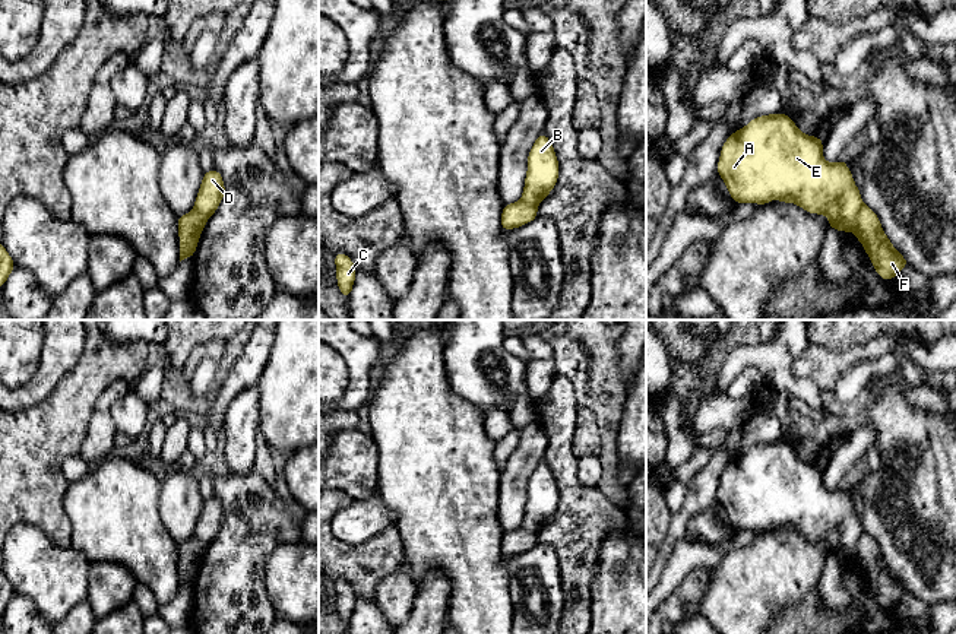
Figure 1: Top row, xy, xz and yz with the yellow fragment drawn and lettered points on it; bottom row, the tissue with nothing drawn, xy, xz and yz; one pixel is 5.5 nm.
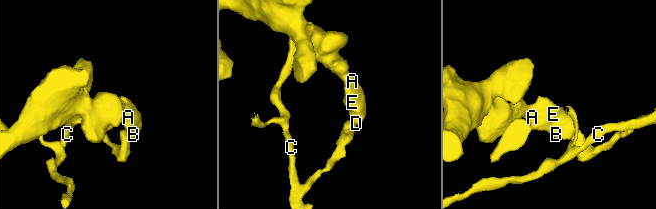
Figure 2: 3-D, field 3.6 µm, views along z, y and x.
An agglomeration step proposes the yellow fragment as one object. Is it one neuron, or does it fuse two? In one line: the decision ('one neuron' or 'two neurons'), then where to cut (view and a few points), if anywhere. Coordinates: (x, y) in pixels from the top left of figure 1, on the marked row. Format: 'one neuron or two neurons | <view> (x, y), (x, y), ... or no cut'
two neurons | yz (863, 203), (851, 230)

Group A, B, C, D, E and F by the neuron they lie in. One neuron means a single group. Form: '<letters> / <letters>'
A B D E / C F

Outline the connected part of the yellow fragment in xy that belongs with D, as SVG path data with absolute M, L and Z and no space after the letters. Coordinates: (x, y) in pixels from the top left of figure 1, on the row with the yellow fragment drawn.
M215 168L203 172L203 180L194 200L194 209L200 218L208 221L219 207L225 194L225 186L221 172Z

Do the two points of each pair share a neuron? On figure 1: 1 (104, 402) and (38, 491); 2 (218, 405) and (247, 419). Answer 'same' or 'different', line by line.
1: different
2: different

